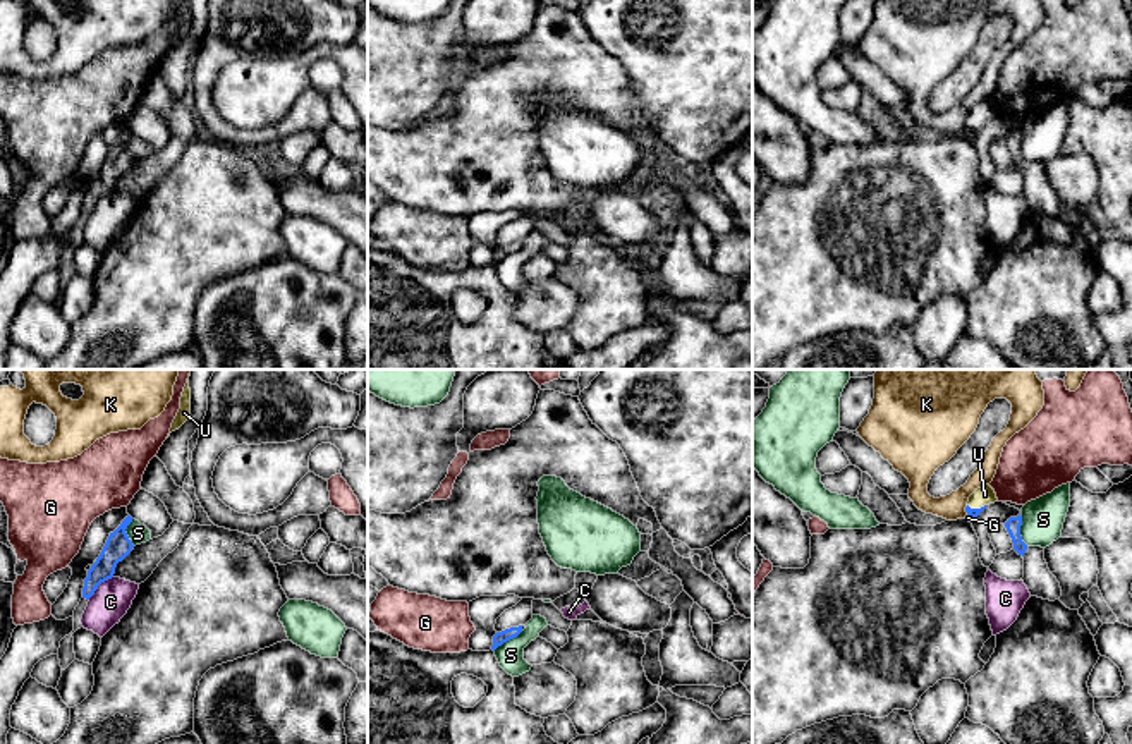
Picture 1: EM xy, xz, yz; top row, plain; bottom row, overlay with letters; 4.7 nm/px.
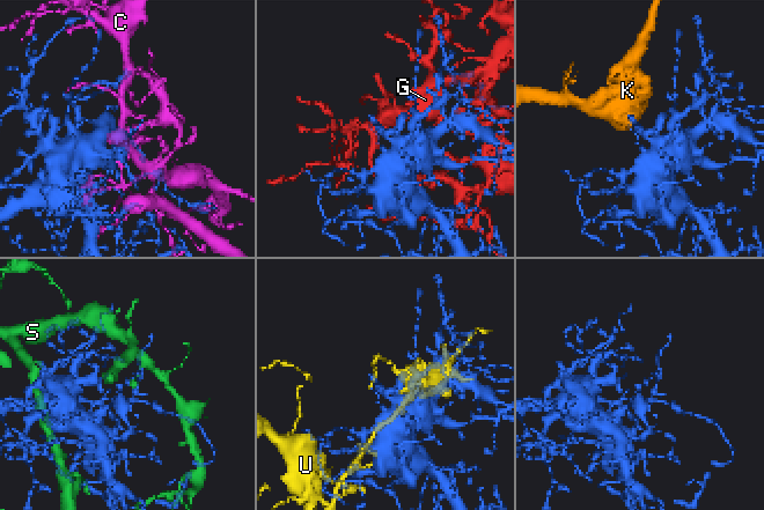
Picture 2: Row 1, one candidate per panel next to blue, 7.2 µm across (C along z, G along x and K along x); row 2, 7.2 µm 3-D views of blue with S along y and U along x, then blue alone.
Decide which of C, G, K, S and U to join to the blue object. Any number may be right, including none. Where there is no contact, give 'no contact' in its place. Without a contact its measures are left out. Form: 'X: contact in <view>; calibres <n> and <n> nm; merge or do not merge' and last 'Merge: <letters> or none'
C: contact in xy; calibres 120 and 180 nm; do not merge
G: contact in yz; calibres 50 and 20 nm; do not merge
K: contact in yz; calibres 50 and 120 nm; do not merge
S: contact in yz; calibres 70 and 190 nm; do not merge
U: contact in yz; calibres 50 and 90 nm; do not merge
Merge: none

